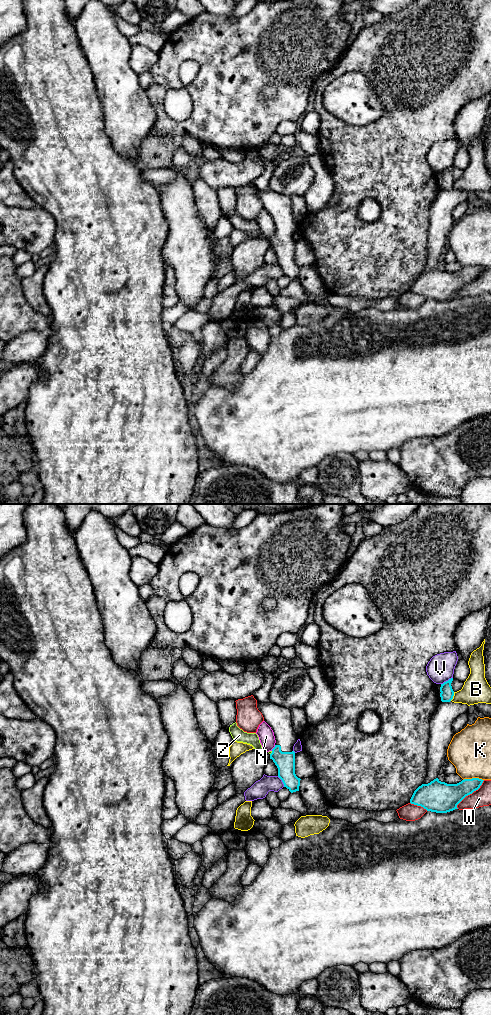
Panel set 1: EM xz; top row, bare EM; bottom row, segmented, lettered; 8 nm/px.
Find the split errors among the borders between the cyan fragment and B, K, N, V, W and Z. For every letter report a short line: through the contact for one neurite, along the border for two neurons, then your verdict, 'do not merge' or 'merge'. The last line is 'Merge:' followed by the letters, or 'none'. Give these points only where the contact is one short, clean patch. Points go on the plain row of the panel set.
B: do not merge
K: do not merge
N: line xz (275, 233), (271, 238); do not merge
V: do not merge
W: do not merge
Z: line xz (285, 249), (271, 241), (269, 240); merge
Merge: Z

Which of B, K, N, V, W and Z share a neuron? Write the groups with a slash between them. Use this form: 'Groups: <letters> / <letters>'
Groups: B / K / N / V / W / Z

